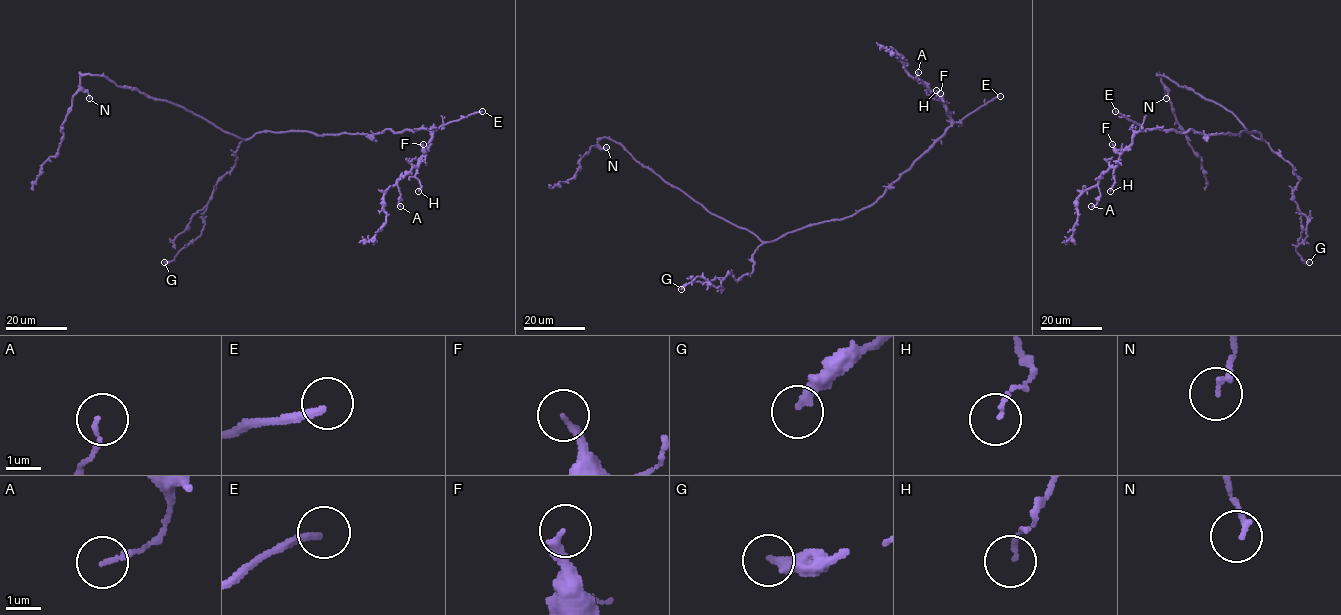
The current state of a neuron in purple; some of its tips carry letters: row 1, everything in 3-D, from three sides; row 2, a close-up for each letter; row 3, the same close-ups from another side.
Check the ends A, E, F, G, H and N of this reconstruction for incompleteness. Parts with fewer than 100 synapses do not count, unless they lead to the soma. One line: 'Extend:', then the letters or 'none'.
Extend: E

